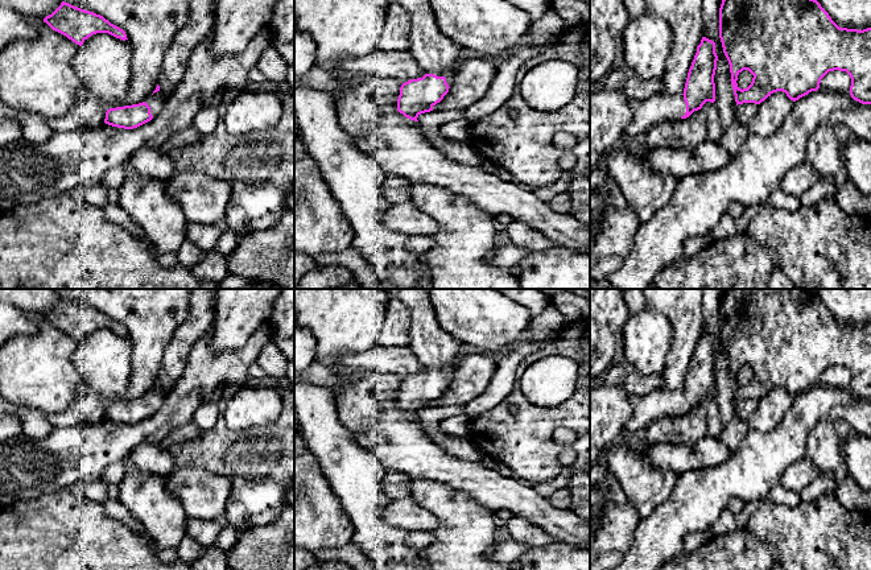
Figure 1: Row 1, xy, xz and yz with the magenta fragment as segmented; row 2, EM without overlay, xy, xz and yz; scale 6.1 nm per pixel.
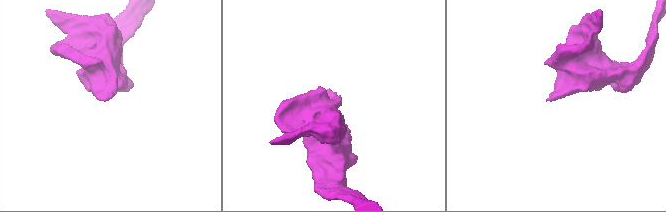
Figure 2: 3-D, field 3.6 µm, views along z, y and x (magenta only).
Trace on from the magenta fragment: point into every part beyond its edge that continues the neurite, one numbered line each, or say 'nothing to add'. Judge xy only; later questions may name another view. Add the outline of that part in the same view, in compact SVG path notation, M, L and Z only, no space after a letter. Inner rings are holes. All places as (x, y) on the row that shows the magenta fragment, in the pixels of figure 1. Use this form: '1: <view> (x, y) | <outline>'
1: xy (156, 102) | M160 90L145 100L145 103L150 107L150 113L153 117L157 116L158 112L162 110L165 98L166 98L165 92Z

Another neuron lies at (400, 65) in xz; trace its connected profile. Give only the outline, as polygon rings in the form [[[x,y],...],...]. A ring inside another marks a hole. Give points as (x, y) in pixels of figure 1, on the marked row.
[[[376,49],[364,57],[343,59],[340,67],[348,73],[392,78],[403,83],[425,75],[417,59],[408,50]]]

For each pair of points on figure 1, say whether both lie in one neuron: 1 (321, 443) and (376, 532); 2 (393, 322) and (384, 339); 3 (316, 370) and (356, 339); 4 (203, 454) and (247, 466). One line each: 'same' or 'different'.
1: same
2: same
3: different
4: same

